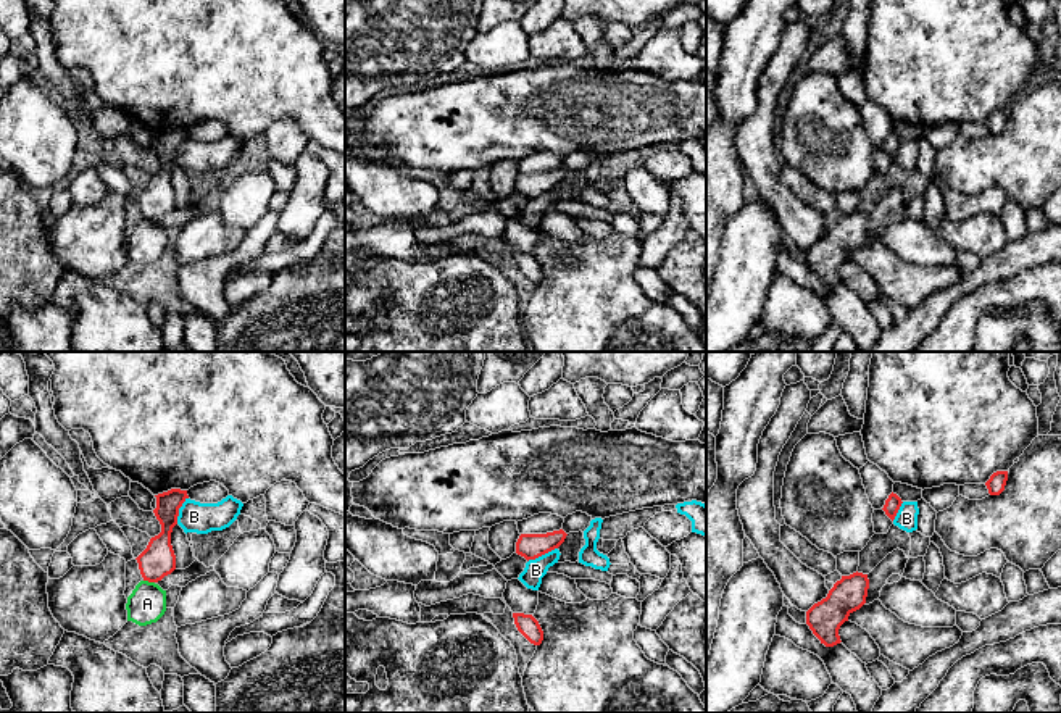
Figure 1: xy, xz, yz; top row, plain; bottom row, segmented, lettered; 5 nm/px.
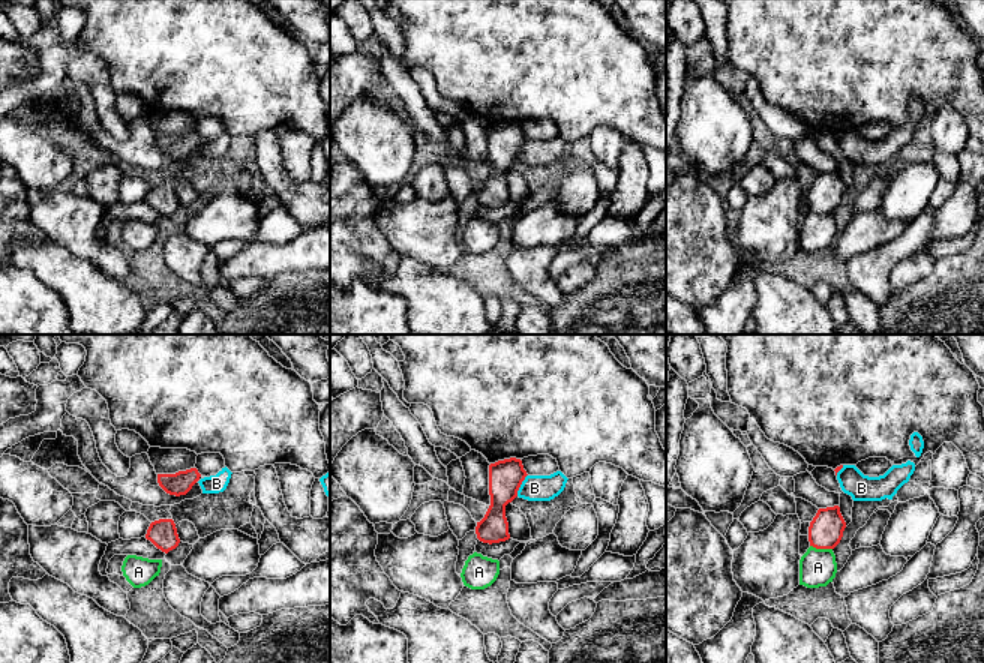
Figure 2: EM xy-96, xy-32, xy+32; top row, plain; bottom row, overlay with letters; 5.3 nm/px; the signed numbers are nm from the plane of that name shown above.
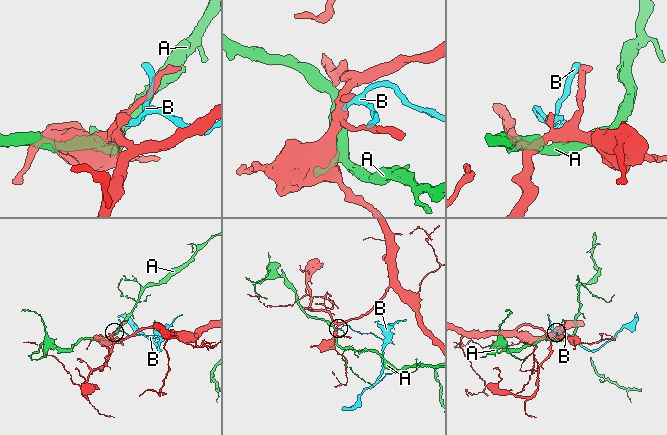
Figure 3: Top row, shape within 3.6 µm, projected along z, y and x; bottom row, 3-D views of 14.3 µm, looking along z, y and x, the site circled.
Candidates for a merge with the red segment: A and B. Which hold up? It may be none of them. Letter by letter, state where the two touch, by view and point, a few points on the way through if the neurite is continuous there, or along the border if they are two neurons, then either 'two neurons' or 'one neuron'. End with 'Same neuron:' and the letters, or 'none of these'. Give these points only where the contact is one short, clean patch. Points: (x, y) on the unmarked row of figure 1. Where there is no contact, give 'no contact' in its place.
A: xy (149, 220) | two neurons
B: xz (542, 192) | along xz (557, 186), (528, 200) | two neurons
Same neuron: none of these

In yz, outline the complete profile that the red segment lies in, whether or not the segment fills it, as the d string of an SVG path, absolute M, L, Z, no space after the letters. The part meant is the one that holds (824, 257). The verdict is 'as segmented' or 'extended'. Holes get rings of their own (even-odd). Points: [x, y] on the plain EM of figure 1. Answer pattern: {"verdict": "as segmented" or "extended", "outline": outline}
{"verdict": "as segmented", "outline": "M856 210L850 215L842 215L827 236L806 250L806 263L821 282L834 286L842 281L838 268L853 250L866 242L868 227L868 213Z"}

